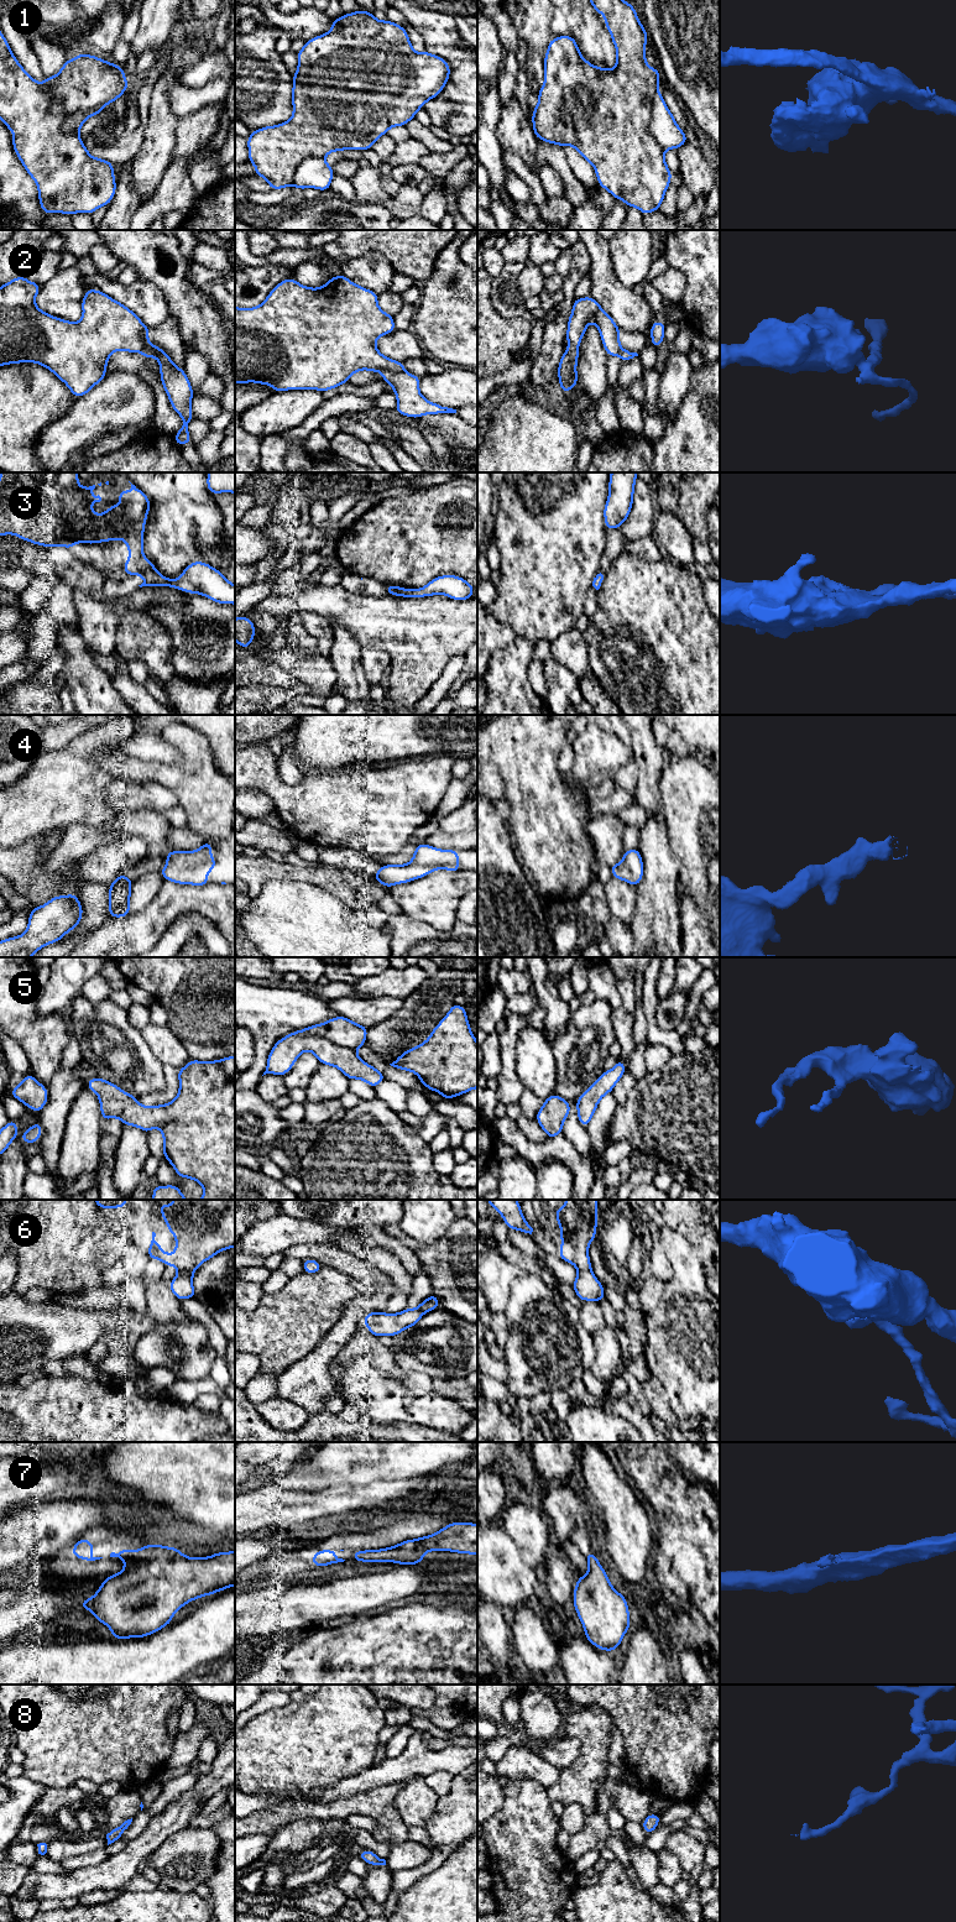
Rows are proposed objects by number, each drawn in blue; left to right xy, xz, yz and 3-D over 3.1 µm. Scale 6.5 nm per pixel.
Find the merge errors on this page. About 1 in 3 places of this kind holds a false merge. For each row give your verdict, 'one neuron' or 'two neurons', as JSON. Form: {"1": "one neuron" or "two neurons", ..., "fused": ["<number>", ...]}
{"1": "two neurons", "2": "two neurons", "3": "one neuron", "4": "one neuron", "5": "one neuron", "6": "two neurons", "7": "two neurons", "8": "one neuron", "fused": ["1", "2", "6", "7"]}

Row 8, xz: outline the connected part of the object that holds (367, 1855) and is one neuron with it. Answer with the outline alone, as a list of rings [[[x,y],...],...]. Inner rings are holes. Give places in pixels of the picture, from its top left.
[[[362,1850],[357,1855],[364,1861],[367,1863],[367,1865],[386,1865],[386,1860],[378,1858],[373,1852],[371,1850]]]

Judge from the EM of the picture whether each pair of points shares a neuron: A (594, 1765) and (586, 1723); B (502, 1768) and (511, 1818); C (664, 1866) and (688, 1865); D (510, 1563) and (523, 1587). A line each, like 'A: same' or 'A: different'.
A: same
B: different
C: different
D: same

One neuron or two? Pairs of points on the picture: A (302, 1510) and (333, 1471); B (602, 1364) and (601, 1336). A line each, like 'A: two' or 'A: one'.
A: two
B: one

